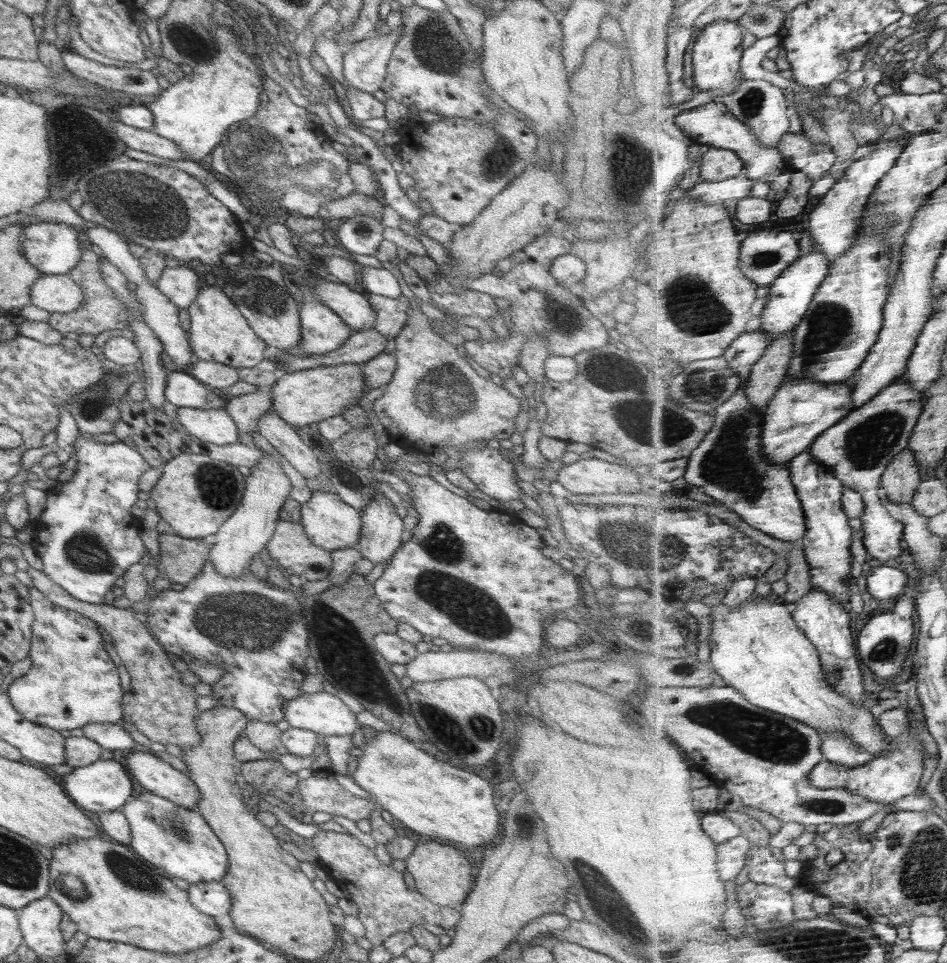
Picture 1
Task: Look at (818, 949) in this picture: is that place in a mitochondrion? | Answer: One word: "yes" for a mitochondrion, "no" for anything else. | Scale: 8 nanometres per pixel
yes

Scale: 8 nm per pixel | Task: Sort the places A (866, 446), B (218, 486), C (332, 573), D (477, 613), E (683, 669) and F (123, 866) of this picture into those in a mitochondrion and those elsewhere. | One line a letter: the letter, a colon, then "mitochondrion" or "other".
A: mitochondrion
B: mitochondrion
C: other
D: mitochondrion
E: other
F: mitochondrion

